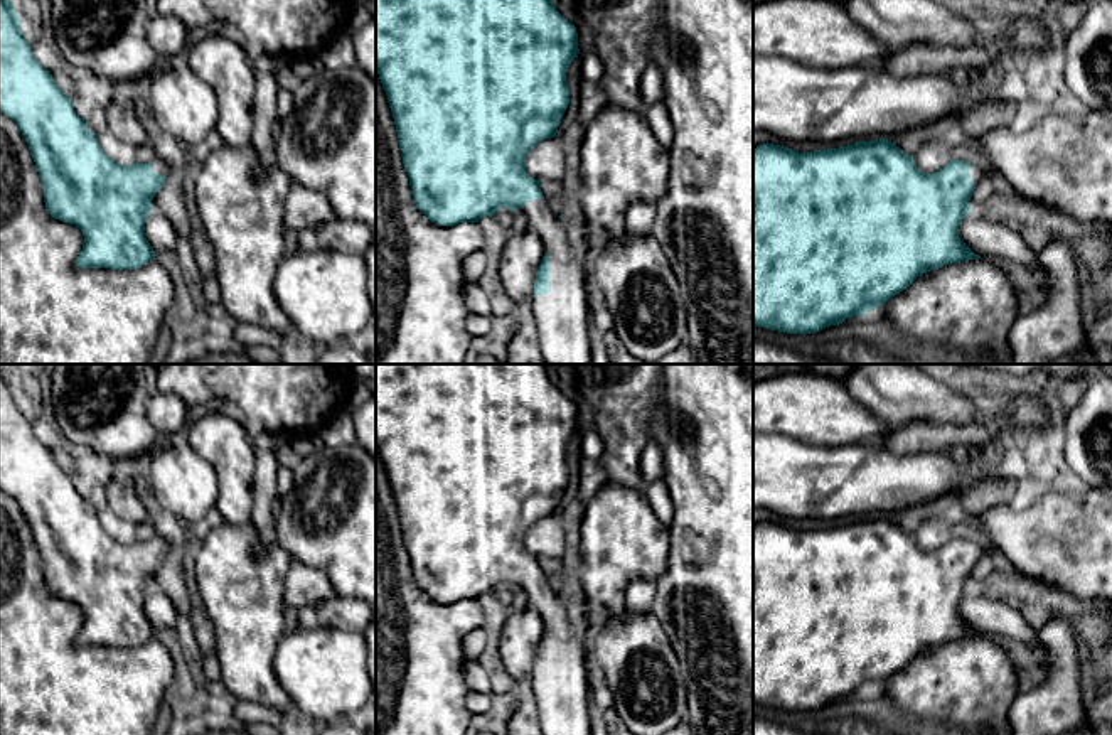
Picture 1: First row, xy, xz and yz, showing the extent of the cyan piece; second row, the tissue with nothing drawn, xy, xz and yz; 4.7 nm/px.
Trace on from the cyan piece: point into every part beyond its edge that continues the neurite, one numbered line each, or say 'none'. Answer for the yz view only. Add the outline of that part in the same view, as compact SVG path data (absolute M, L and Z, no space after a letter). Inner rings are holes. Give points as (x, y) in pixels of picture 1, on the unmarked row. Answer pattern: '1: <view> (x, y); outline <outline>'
1: yz (976, 548); outline M970 541L969 551L970 551L970 558L972 558L976 563L987 555L984 545L979 543L979 541Z

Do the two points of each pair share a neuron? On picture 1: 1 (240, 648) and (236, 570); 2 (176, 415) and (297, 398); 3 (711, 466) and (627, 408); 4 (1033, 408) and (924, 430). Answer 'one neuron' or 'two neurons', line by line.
1: one neuron
2: two neurons
3: two neurons
4: one neuron

